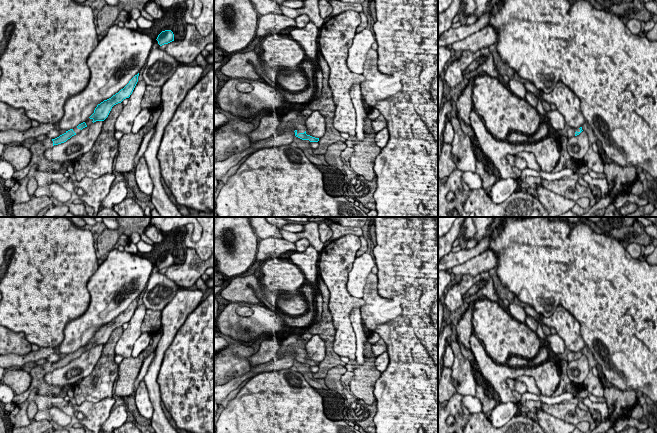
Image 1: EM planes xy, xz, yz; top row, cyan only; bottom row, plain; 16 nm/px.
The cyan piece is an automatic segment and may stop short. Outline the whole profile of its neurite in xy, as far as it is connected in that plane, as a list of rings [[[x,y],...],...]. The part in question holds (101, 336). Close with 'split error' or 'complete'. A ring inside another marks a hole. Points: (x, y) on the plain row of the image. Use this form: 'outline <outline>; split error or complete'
outline [[[139,297],[135,299],[129,305],[129,307],[123,313],[121,313],[118,317],[113,319],[111,322],[104,324],[103,326],[98,328],[94,334],[94,337],[89,341],[89,343],[86,346],[79,348],[74,353],[70,353],[66,355],[64,358],[60,359],[59,361],[55,363],[51,364],[47,362],[43,365],[35,365],[30,371],[30,376],[32,378],[30,387],[24,393],[15,395],[13,399],[13,403],[15,405],[19,405],[23,403],[24,401],[28,399],[30,393],[34,389],[38,390],[37,394],[39,395],[51,396],[51,397],[60,396],[60,393],[64,390],[64,387],[51,386],[47,384],[44,379],[44,376],[54,369],[58,369],[58,368],[66,366],[72,360],[76,359],[83,352],[91,349],[92,347],[96,345],[104,345],[108,341],[114,329],[121,327],[124,323],[130,321],[130,319],[132,318],[138,306],[138,300],[139,300]]]; split error

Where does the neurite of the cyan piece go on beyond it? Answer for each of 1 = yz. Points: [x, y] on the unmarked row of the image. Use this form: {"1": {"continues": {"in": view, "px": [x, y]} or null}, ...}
{"1": {"continues": {"in": "yz", "px": [571, 355]}}}

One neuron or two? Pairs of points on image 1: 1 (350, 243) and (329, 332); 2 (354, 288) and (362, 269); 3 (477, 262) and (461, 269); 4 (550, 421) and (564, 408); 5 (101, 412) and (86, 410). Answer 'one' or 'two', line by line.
1: two
2: one
3: one
4: two
5: one

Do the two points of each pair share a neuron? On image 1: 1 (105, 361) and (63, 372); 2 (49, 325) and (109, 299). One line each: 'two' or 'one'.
1: two
2: two

